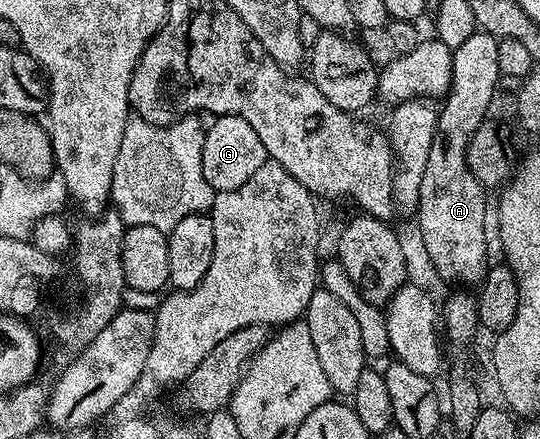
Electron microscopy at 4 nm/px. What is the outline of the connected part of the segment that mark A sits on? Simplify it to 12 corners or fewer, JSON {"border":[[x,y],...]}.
{"border":[[498,39],[452,51],[416,221],[435,272],[481,283],[486,194],[466,149],[502,78]]}

